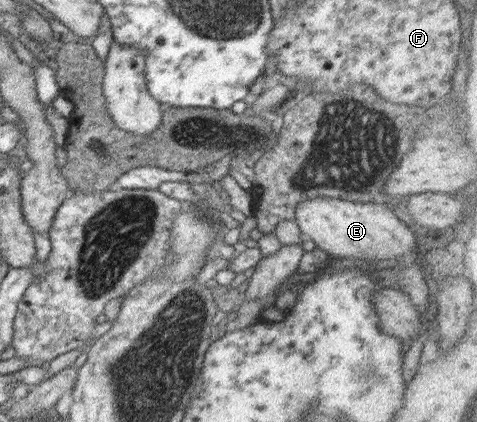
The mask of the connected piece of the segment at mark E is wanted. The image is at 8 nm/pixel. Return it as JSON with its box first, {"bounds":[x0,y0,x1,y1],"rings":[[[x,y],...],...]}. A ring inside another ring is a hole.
{"bounds":[294,198,429,314],"rings":[[[311,198],[296,205],[294,221],[300,230],[315,242],[316,247],[326,251],[332,258],[351,258],[359,262],[376,262],[397,259],[394,268],[389,268],[387,283],[407,294],[416,308],[423,314],[428,308],[429,286],[423,277],[421,253],[415,252],[416,235],[389,209],[387,203],[354,202],[339,198]]]}

